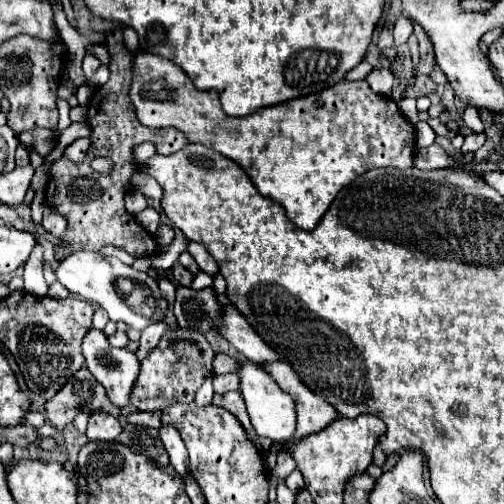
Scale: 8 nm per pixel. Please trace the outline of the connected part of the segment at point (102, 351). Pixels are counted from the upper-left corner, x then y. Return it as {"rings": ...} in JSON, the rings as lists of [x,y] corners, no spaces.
{"rings":[[[90,328],[88,334],[84,336],[84,342],[82,342],[82,356],[86,360],[86,368],[90,370],[90,374],[106,388],[108,392],[108,398],[114,406],[118,408],[124,408],[128,406],[128,396],[130,396],[130,390],[132,390],[132,384],[138,376],[138,358],[132,350],[128,348],[114,348],[110,342],[108,342],[108,336],[102,332],[102,330],[96,330],[96,328]]]}

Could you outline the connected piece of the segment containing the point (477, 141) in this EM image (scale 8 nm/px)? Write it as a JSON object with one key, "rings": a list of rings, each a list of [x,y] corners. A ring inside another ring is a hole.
{"rings":[[[472,132],[472,134],[468,134],[466,140],[464,140],[464,144],[462,144],[462,154],[466,154],[468,150],[476,152],[484,142],[486,142],[486,134],[484,132]]]}

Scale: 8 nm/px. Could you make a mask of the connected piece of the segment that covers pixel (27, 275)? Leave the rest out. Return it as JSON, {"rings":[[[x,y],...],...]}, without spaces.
{"rings":[[[36,246],[24,268],[24,290],[44,296],[48,292],[48,284],[42,274],[42,246]]]}

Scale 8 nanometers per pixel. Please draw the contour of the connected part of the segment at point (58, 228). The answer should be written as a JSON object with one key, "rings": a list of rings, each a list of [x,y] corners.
{"rings":[[[46,208],[44,210],[44,220],[42,226],[46,232],[54,234],[56,238],[60,238],[66,232],[66,218],[62,214],[58,214],[54,208]]]}

